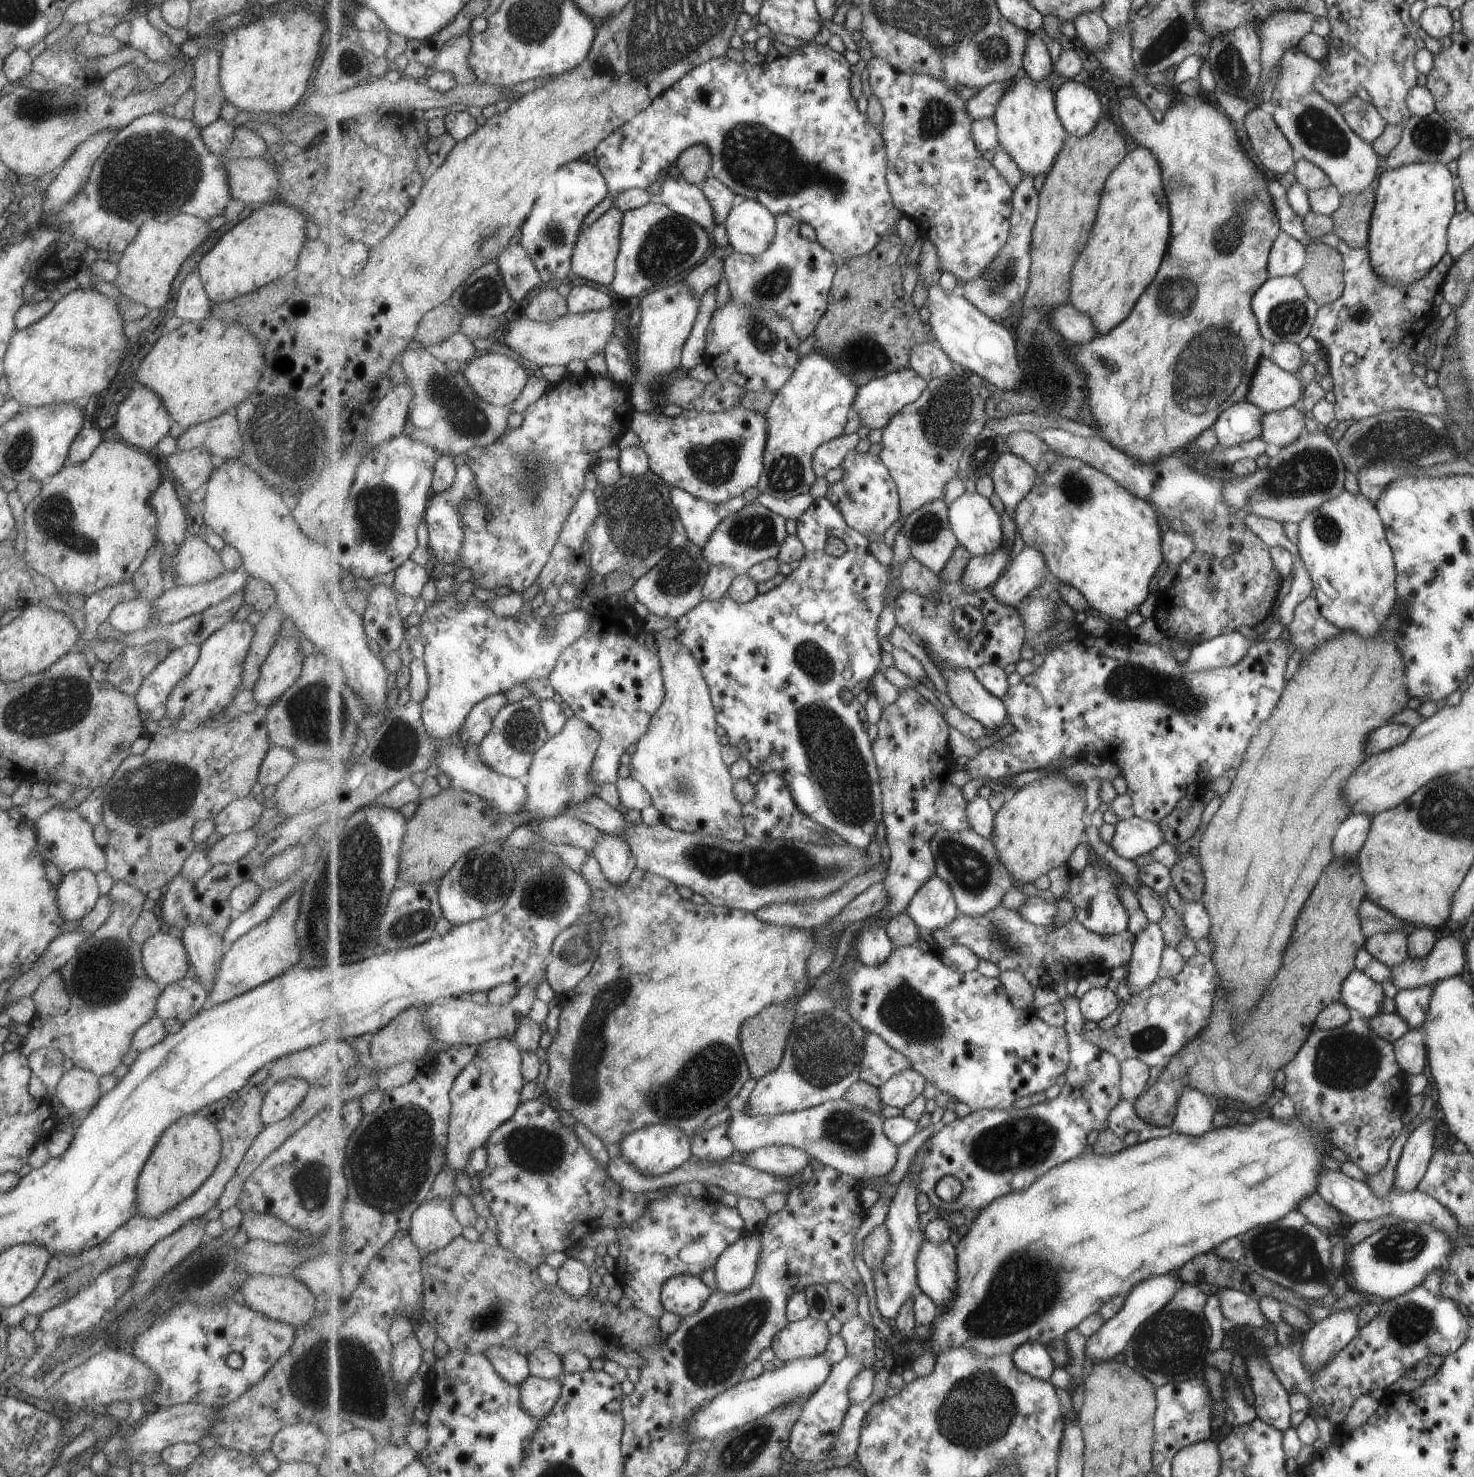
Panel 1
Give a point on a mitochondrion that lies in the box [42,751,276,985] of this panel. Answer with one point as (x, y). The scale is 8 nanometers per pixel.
(160, 791)

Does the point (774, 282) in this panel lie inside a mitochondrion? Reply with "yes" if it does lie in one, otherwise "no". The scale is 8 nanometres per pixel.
yes

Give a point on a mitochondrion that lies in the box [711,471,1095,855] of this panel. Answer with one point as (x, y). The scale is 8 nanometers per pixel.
(836, 761)

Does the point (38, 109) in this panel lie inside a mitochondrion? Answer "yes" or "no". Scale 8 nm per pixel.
yes

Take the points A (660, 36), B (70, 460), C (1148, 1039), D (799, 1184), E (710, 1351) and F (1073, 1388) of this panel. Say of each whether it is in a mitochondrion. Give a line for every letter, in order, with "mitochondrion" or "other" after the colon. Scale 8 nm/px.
A: mitochondrion
B: other
C: mitochondrion
D: other
E: mitochondrion
F: other

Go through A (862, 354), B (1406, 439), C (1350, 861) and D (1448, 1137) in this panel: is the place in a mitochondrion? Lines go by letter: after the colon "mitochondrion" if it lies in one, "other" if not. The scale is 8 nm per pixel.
A: mitochondrion
B: mitochondrion
C: other
D: other

